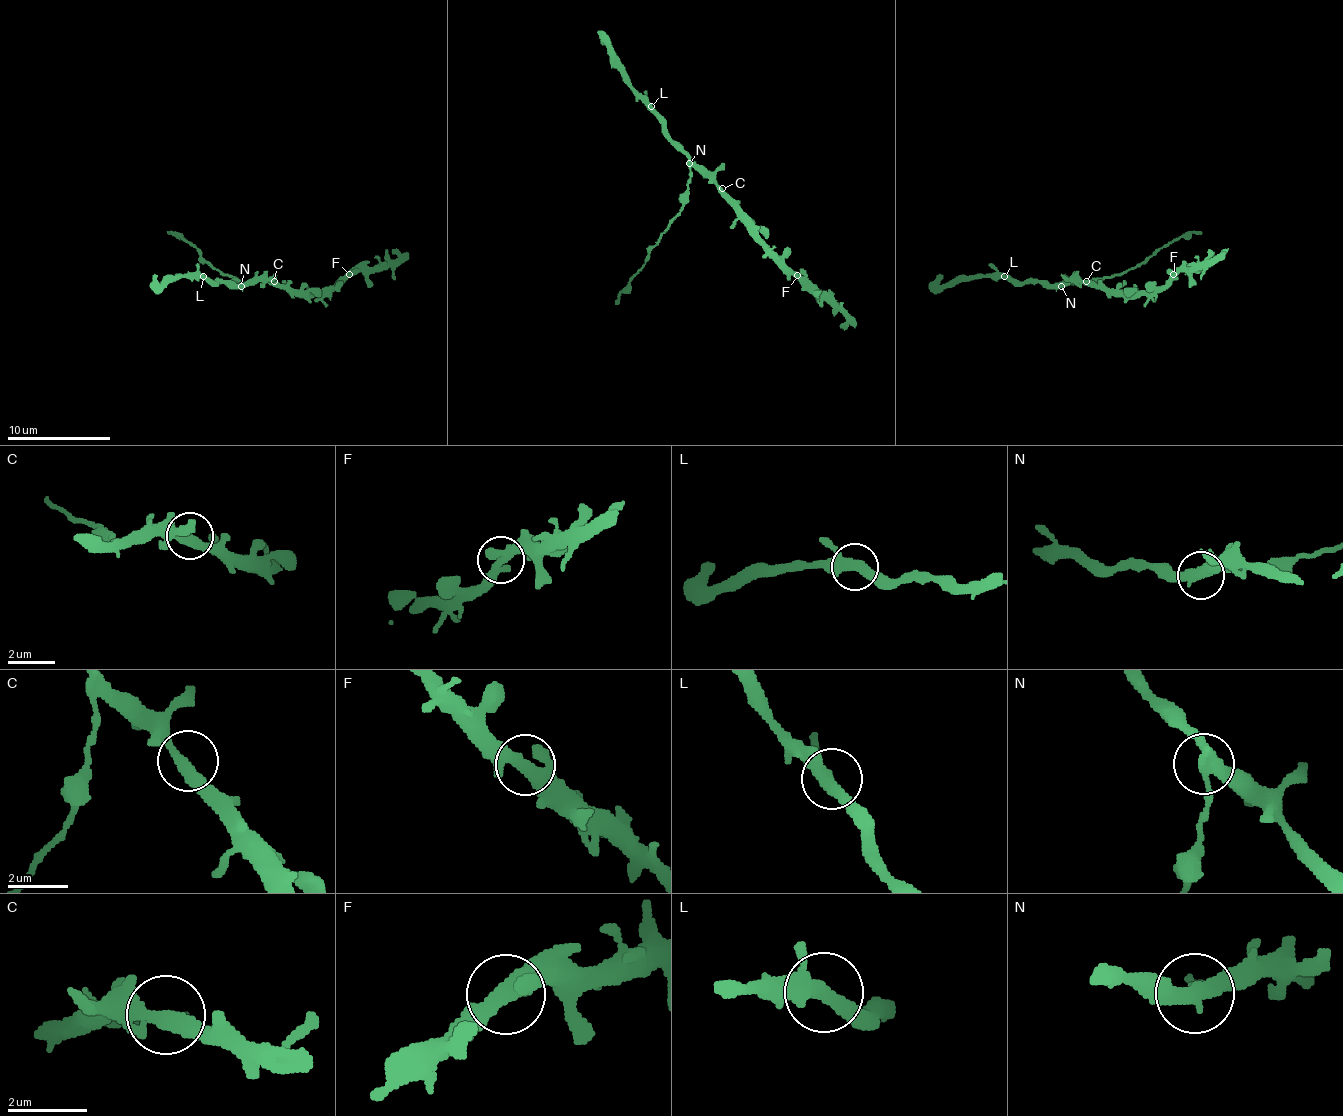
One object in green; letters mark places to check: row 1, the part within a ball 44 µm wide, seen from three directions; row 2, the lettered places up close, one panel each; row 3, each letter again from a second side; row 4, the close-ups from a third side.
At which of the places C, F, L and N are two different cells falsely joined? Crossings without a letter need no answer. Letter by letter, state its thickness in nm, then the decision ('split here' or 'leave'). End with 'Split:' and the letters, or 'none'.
C: calibre 360 nm; leave
F: calibre 400 nm; leave
L: calibre 360 nm; leave
N: calibre 320 nm; split here
Split: N

